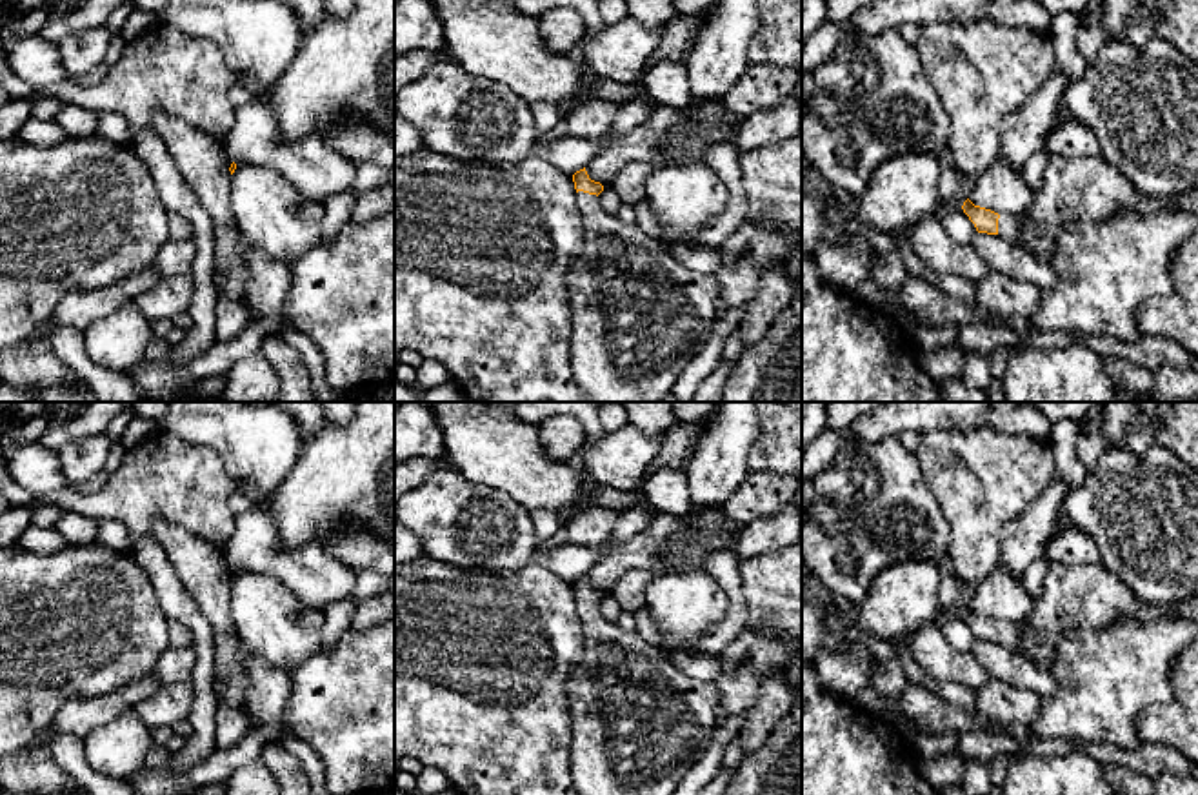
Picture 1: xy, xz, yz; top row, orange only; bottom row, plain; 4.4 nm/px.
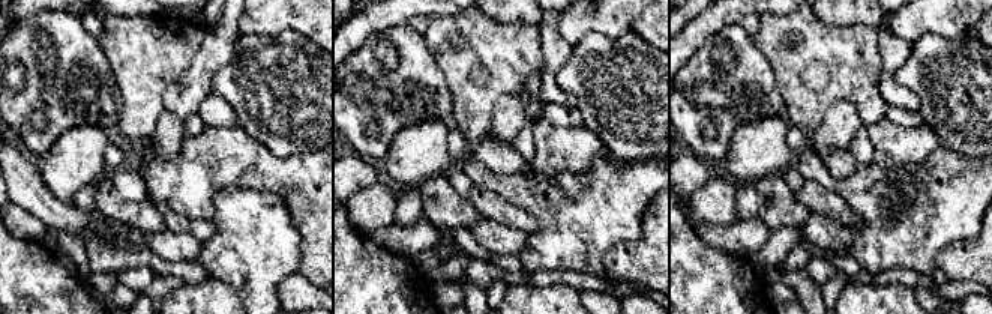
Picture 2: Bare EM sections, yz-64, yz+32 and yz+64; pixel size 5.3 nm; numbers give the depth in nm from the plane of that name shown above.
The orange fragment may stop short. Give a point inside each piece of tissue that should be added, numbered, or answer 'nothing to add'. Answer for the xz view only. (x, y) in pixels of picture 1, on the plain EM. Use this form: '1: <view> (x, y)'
1: xz (638, 724)

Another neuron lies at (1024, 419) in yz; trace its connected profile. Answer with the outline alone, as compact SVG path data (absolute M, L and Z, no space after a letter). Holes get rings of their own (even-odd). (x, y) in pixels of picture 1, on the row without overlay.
M991 402L987 426L998 433L1049 440L1053 422L1033 402Z

